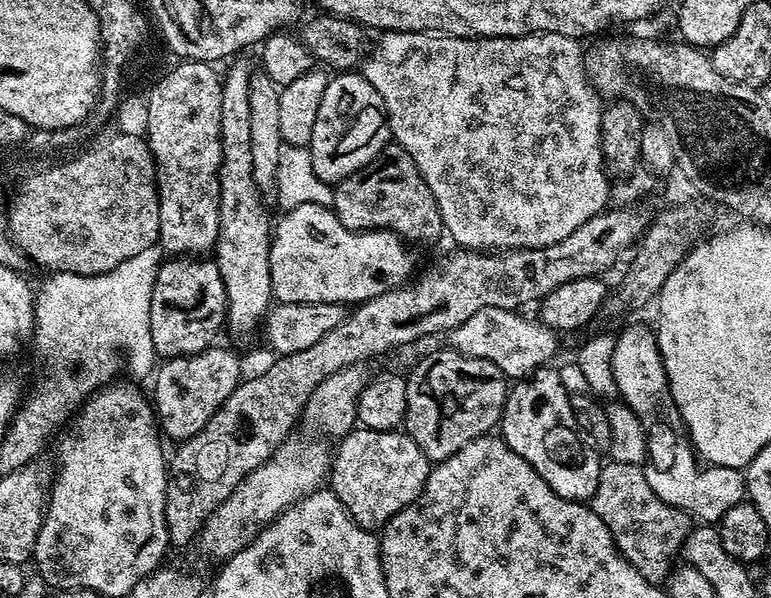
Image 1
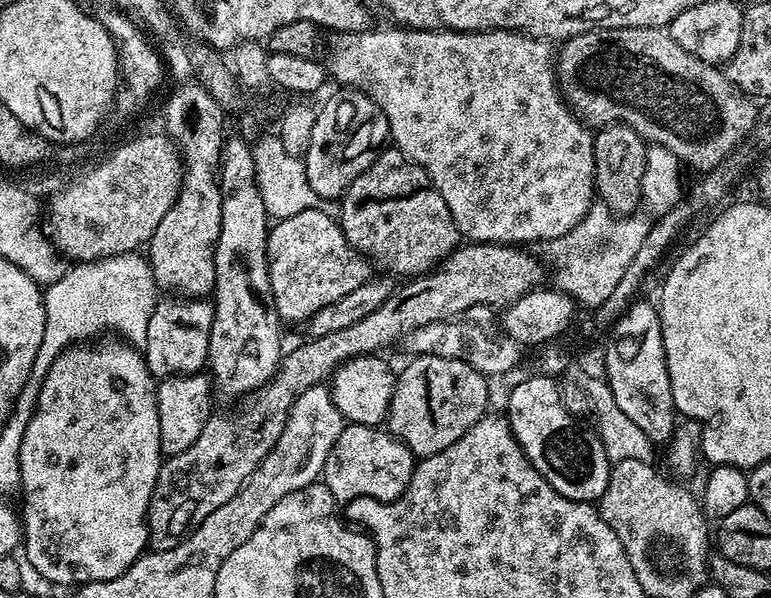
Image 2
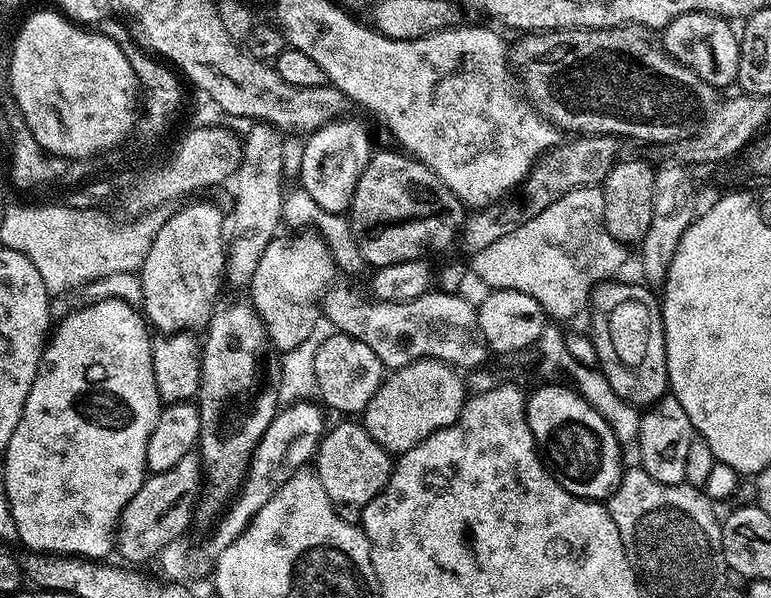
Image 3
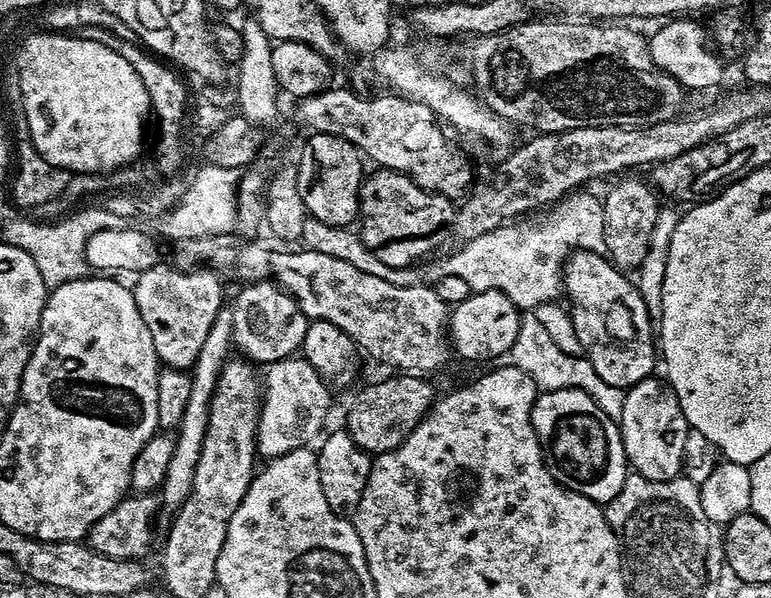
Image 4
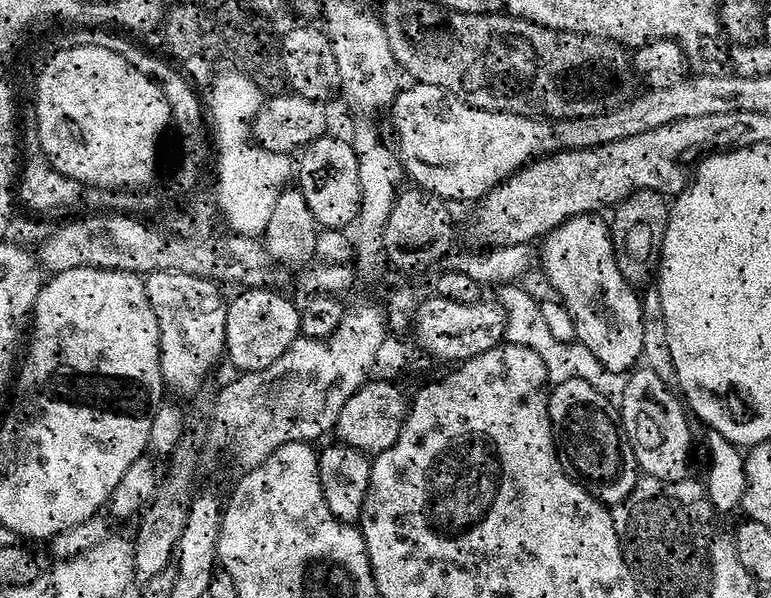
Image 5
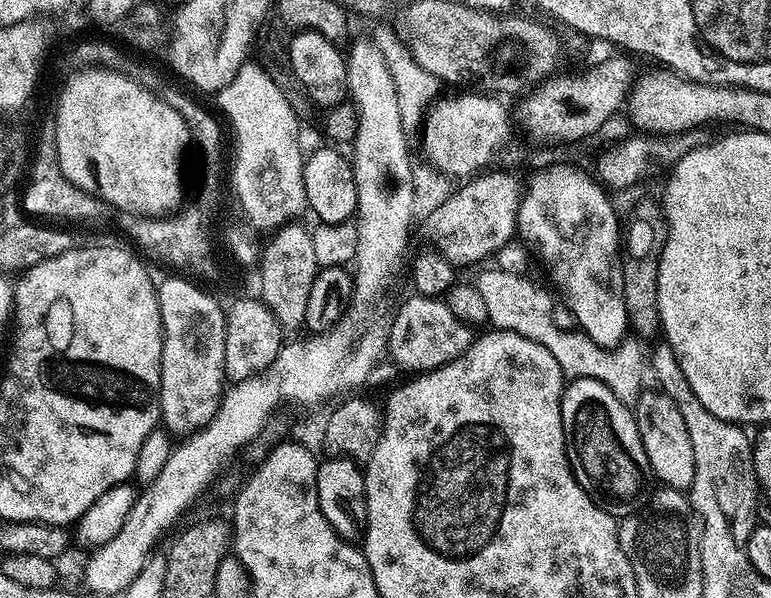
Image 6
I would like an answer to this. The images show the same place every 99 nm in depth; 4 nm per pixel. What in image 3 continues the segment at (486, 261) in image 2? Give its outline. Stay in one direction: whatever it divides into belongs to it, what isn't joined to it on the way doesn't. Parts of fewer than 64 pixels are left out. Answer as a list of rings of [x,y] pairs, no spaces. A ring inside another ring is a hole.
[[[195,451],[186,454],[186,458],[181,458],[178,466],[173,466],[171,470],[151,473],[138,494],[134,494],[120,512],[120,522],[114,529],[114,548],[118,556],[120,552],[119,559],[132,566],[144,566],[140,564],[147,560],[155,561],[162,549],[170,546],[170,542],[181,539],[192,520],[192,512],[194,516],[197,511],[205,480],[205,469]]]

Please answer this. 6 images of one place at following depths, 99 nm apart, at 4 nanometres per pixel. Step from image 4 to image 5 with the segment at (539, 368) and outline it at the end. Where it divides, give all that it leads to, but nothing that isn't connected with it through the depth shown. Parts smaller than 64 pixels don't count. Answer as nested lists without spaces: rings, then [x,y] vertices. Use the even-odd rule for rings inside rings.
[[[516,282],[505,283],[499,289],[501,292],[498,307],[504,314],[504,340],[509,344],[521,344],[524,348],[534,350],[534,354],[538,354],[538,358],[542,358],[548,371],[549,381],[553,385],[567,380],[585,380],[609,397],[619,397],[624,390],[625,377],[618,372],[606,371],[602,362],[598,362],[598,358],[594,358],[594,354],[590,354],[590,350],[586,350],[584,344],[558,342],[554,338],[554,334],[550,334],[550,330],[546,330],[546,322],[542,322],[540,300],[532,297],[526,289],[519,288],[518,284]]]

